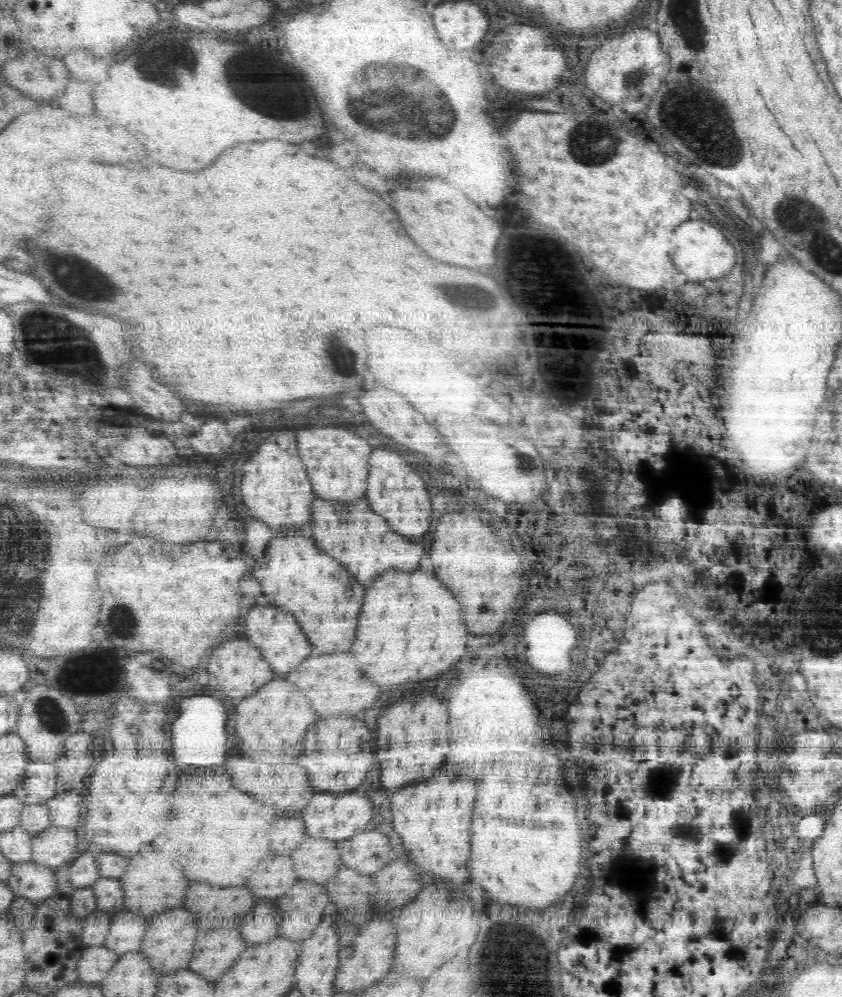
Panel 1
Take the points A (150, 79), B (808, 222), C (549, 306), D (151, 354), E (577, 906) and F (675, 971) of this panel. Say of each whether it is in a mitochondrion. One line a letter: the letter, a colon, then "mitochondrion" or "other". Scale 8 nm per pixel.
A: mitochondrion
B: mitochondrion
C: other
D: other
E: other
F: other

